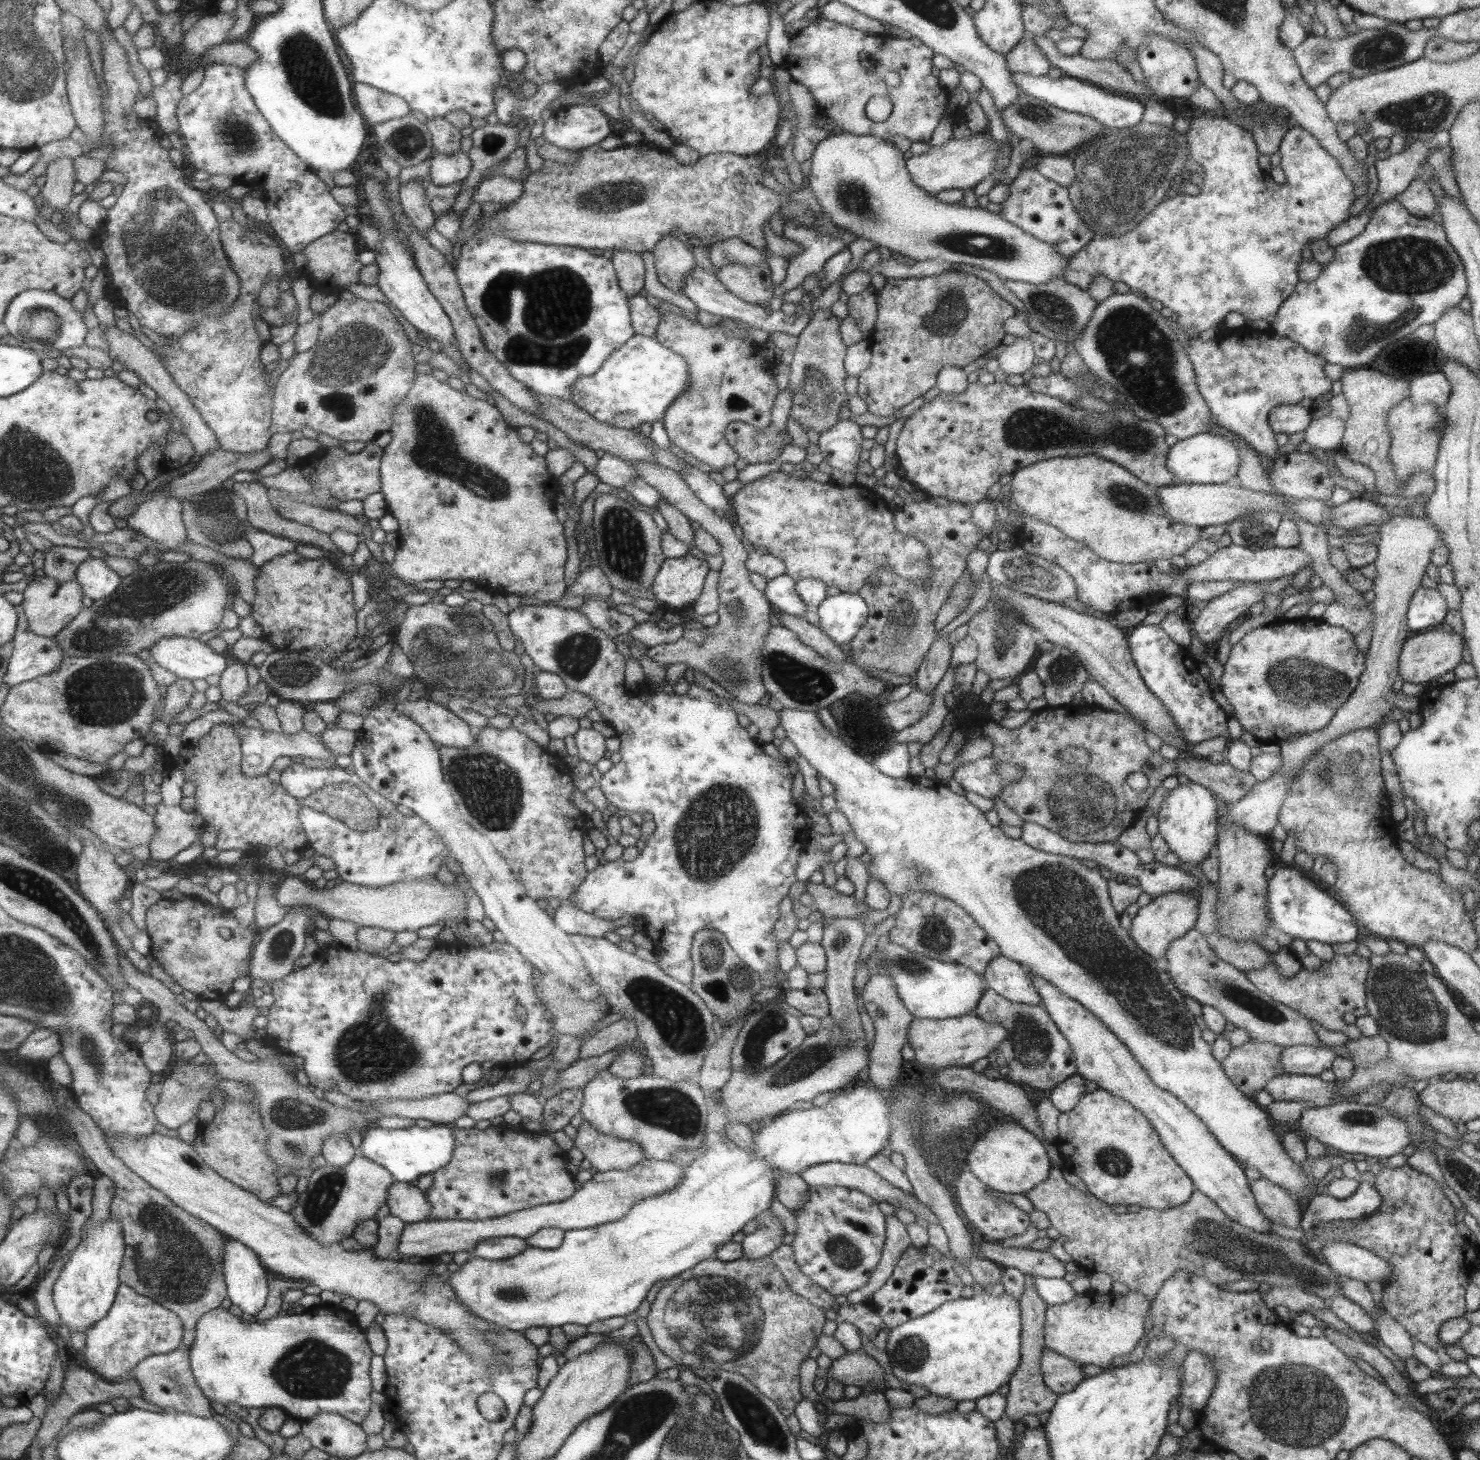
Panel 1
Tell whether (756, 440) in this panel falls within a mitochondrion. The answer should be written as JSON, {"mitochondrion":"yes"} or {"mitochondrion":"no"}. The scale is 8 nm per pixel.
{"mitochondrion":"no"}

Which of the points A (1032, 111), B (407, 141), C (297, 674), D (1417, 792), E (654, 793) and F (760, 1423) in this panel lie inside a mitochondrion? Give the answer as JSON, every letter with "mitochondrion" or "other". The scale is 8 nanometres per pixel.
{"A":"mitochondrion","B":"mitochondrion","C":"mitochondrion","D":"other","E":"other","F":"mitochondrion"}

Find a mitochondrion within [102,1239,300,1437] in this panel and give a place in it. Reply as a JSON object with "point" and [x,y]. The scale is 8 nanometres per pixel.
{"point":[176,1378]}

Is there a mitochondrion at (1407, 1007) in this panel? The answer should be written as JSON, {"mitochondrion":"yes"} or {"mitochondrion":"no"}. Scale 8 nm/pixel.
{"mitochondrion":"yes"}

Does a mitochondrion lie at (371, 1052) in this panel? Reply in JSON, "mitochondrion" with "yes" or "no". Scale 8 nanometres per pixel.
{"mitochondrion":"yes"}

